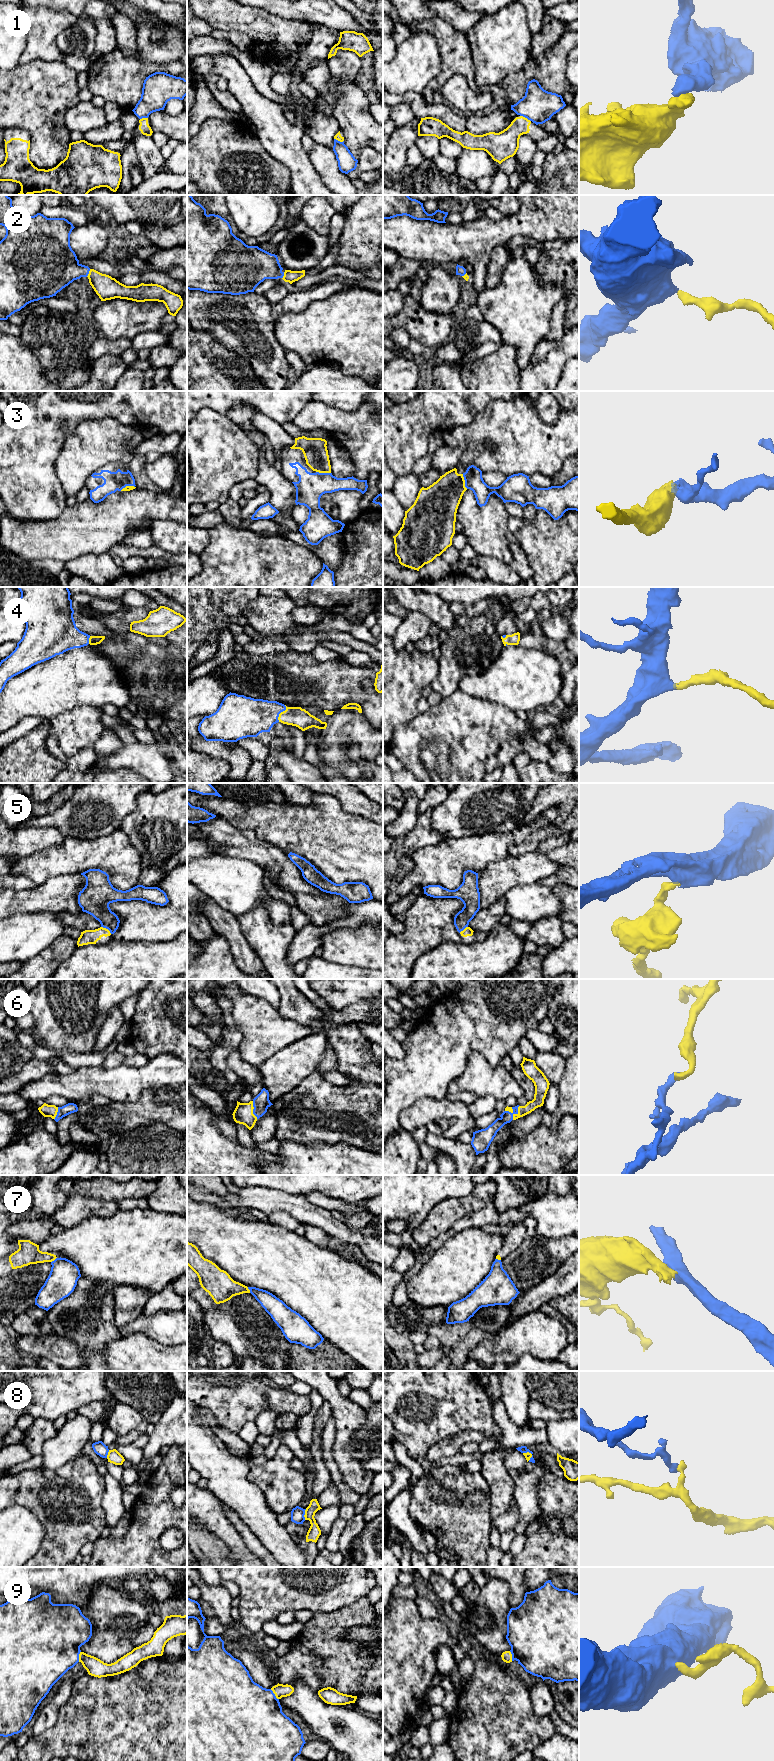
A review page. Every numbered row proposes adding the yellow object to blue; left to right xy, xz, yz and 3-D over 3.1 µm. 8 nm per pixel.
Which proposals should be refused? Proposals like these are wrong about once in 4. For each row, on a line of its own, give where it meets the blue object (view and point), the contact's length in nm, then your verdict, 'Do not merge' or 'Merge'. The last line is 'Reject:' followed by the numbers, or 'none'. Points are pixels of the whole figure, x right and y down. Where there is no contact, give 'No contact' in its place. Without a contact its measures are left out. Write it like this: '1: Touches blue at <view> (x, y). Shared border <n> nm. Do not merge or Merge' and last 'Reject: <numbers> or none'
1: Touches blue at yz (525, 117). Shared border 100 nm. Do not merge
2: Touches blue at xy (88, 273). Shared border 70 nm. Merge
3: Touches blue at xz (323, 473). Shared border 120 nm. Merge
4: Touches blue at xz (280, 712). Shared border 150 nm. Merge
5: Touches blue at xy (106, 928). Shared border 110 nm. Merge
6: Touches blue at yz (514, 1113). Shared border 130 nm. Merge
7: Touches blue at xy (54, 1260). Shared border 60 nm. Do not merge
8: Touches blue at xz (304, 1514). Shared border 90 nm. Do not merge
9: Touches blue at xz (274, 1694). Shared border 110 nm. Merge
Reject: 1, 7, 8

